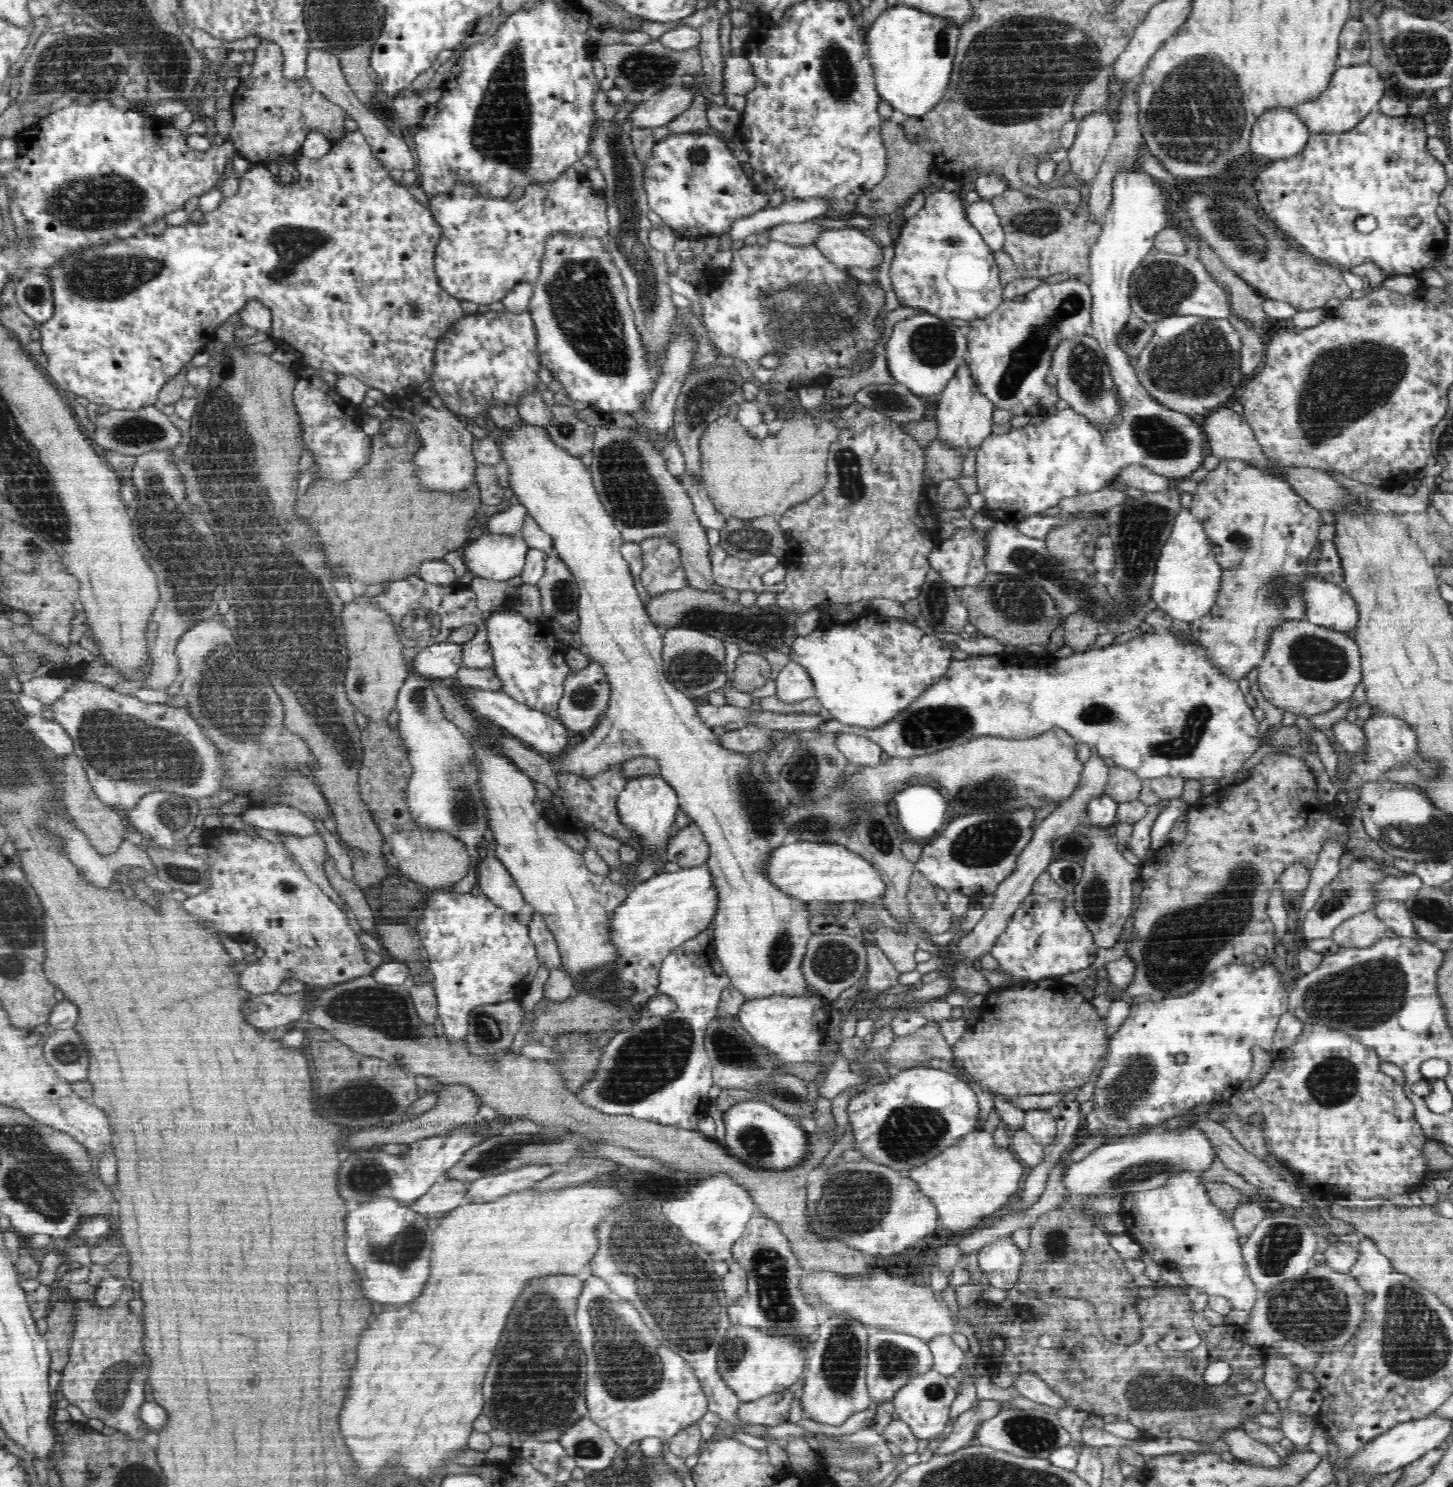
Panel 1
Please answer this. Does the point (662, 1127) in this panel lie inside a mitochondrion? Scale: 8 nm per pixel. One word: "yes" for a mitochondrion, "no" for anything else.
no

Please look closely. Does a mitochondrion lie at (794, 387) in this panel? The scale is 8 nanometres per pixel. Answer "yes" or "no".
no

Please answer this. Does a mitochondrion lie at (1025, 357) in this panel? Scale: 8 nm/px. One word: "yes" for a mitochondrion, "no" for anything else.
yes

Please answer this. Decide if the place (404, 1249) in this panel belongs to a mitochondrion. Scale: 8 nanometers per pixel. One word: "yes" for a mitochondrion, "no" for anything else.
yes

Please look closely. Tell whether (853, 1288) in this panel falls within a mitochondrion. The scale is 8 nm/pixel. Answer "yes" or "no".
no

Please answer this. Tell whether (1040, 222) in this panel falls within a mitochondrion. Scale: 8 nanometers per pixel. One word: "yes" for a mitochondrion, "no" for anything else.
yes

